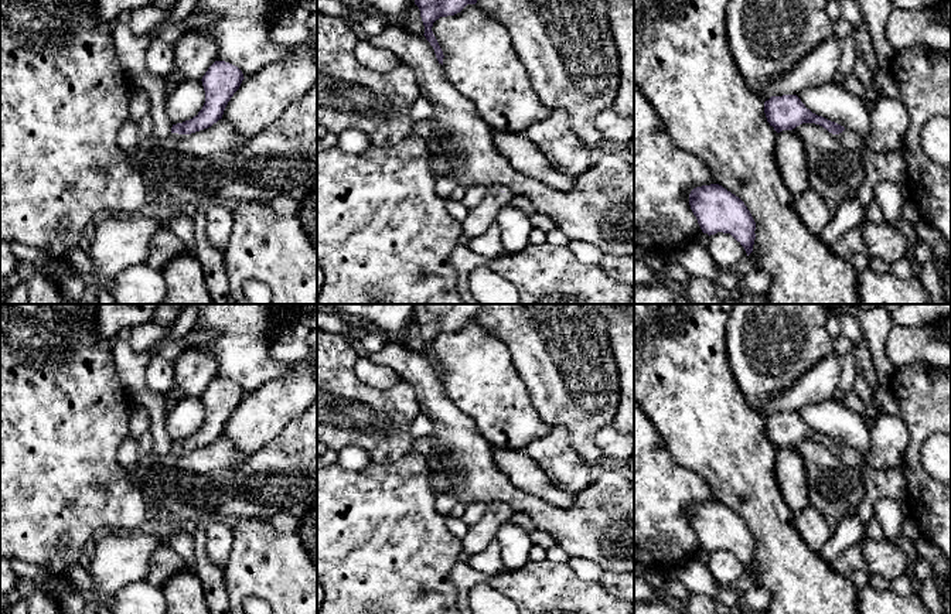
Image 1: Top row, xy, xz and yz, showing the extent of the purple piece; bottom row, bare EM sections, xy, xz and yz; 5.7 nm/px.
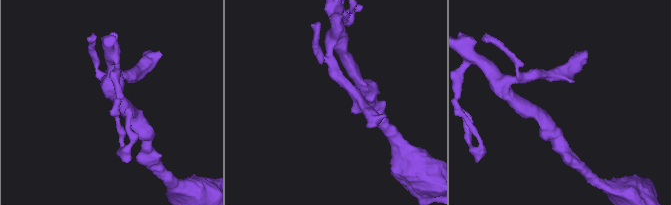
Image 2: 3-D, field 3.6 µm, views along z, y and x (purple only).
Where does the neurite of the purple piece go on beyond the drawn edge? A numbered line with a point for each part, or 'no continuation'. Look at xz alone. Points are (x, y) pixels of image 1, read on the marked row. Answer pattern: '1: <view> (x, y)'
1: xz (479, 219)

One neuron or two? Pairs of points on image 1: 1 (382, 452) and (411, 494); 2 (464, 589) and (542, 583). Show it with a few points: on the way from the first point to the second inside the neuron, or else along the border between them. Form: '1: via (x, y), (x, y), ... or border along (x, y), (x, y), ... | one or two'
1: border along (412, 450), (398, 460), (372, 463) | two
2: via (484, 579), (501, 583), (522, 583) | one

